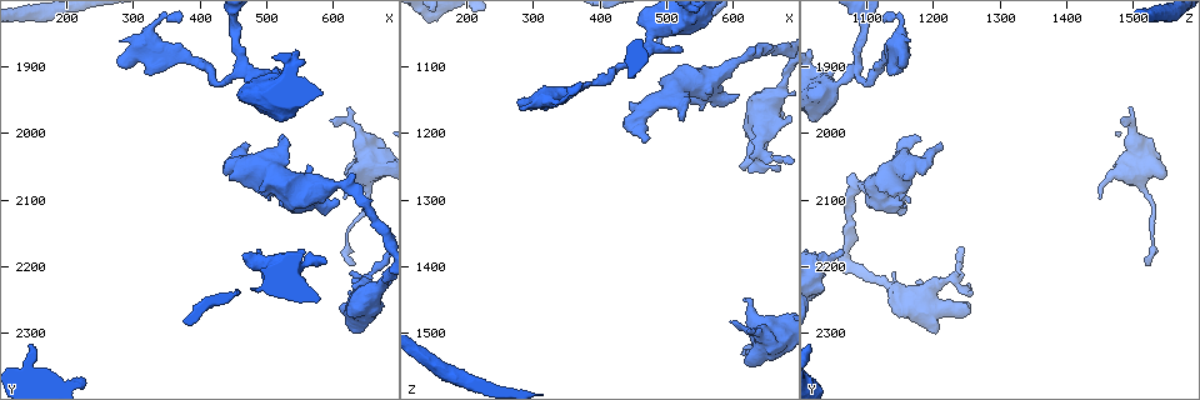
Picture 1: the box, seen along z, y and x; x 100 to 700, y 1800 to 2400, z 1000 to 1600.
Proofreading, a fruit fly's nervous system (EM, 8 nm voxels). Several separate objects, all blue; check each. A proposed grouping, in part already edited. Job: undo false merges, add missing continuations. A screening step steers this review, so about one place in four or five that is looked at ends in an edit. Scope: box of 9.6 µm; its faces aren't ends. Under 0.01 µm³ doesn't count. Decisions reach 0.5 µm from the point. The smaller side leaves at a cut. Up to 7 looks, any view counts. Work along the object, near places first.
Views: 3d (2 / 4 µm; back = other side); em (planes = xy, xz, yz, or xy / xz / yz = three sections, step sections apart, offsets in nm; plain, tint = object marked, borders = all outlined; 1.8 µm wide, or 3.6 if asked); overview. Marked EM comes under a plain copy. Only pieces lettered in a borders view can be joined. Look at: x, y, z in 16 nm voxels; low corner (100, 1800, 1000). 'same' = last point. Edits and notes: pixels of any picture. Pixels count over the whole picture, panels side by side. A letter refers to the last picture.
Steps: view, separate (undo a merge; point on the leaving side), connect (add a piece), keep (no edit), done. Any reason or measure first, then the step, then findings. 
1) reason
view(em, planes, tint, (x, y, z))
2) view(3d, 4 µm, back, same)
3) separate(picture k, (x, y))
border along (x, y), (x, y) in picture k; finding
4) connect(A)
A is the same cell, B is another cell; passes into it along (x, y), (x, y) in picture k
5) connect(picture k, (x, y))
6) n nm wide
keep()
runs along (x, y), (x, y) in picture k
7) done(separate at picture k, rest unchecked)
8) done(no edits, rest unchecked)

branch stops here
view(3d, 4 µm, (620, 2095, 1445))

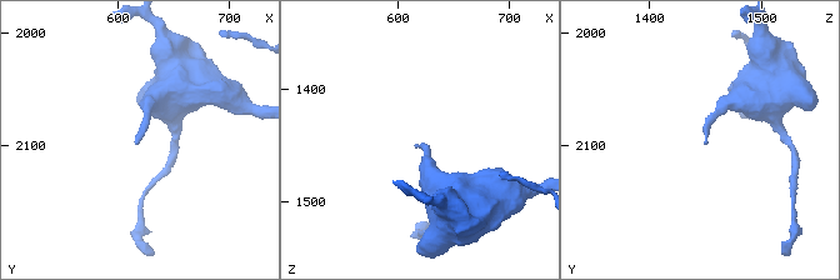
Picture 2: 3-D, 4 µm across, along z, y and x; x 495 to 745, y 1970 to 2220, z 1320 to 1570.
now the EM
view(em, yz, step 4, borders, (616, 2098, 1446))

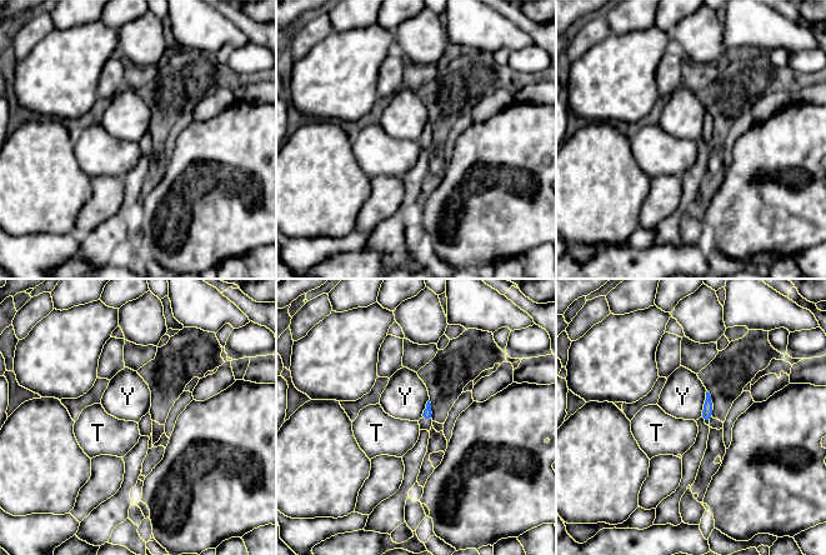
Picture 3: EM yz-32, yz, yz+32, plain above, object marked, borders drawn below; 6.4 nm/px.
keep()
T and Y are other cells; border along (706, 390), (704, 409), (700, 416) in picture 3; no lettered piece goes on from it

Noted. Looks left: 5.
branch stops here
view(em, planes, borders, (635, 2200, 1520))

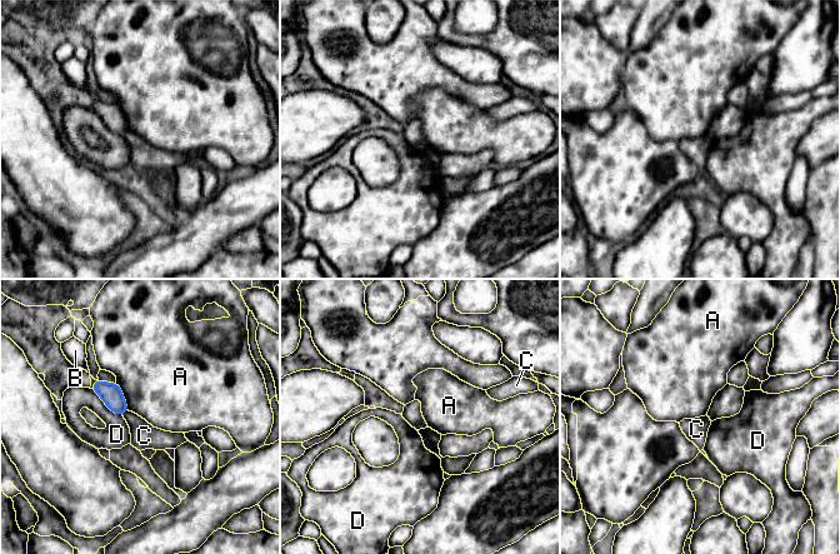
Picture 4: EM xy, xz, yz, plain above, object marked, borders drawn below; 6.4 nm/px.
100 nm wide
keep()
A, B, C and D are other cells; border along (128, 410), (123, 415) in picture 4; none of them fits

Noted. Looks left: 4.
an open end
view(3d, 2 µm, (595, 1985, 1480))

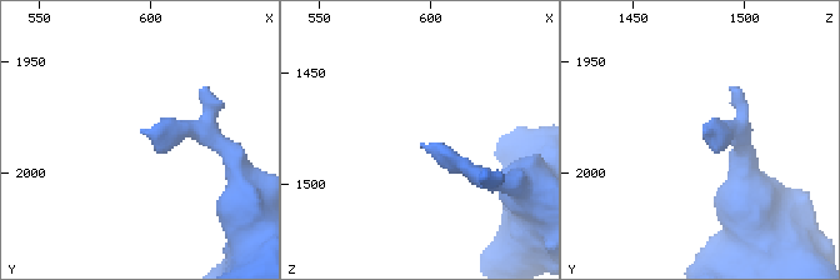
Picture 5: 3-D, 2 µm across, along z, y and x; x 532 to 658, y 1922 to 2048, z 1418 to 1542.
view(em, xy, step 16, tint, (597, 1982, 1481))

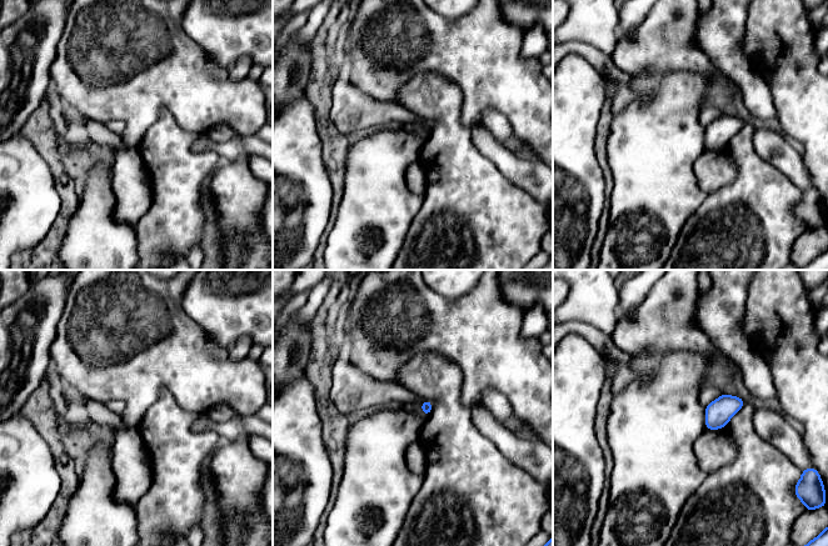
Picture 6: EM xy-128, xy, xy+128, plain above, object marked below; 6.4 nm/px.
what lies round it
view(em, xy, step 16, borders, same)

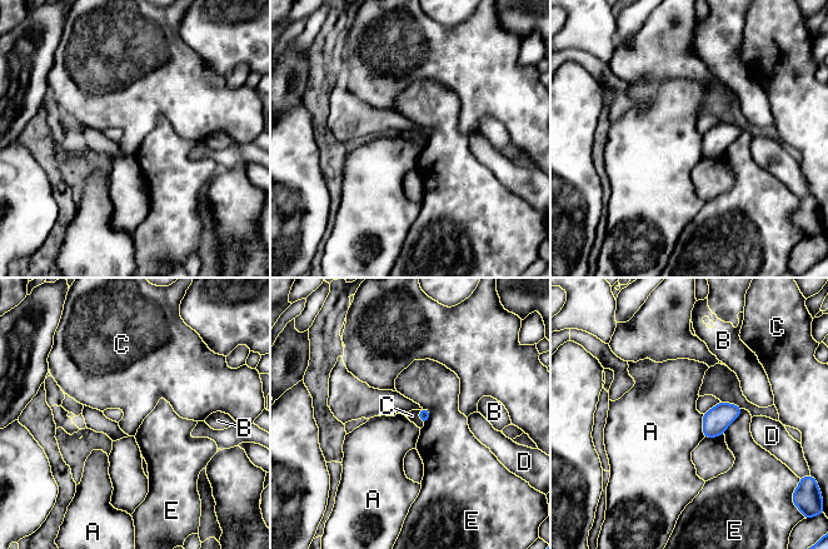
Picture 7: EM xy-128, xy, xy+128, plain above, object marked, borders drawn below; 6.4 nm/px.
keep()
A, B, C, D and E are other cells; border along (419, 410), (418, 418), (423, 424) in picture 7; none of them fits

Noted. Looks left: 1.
done(no edits, rest unchecked)

